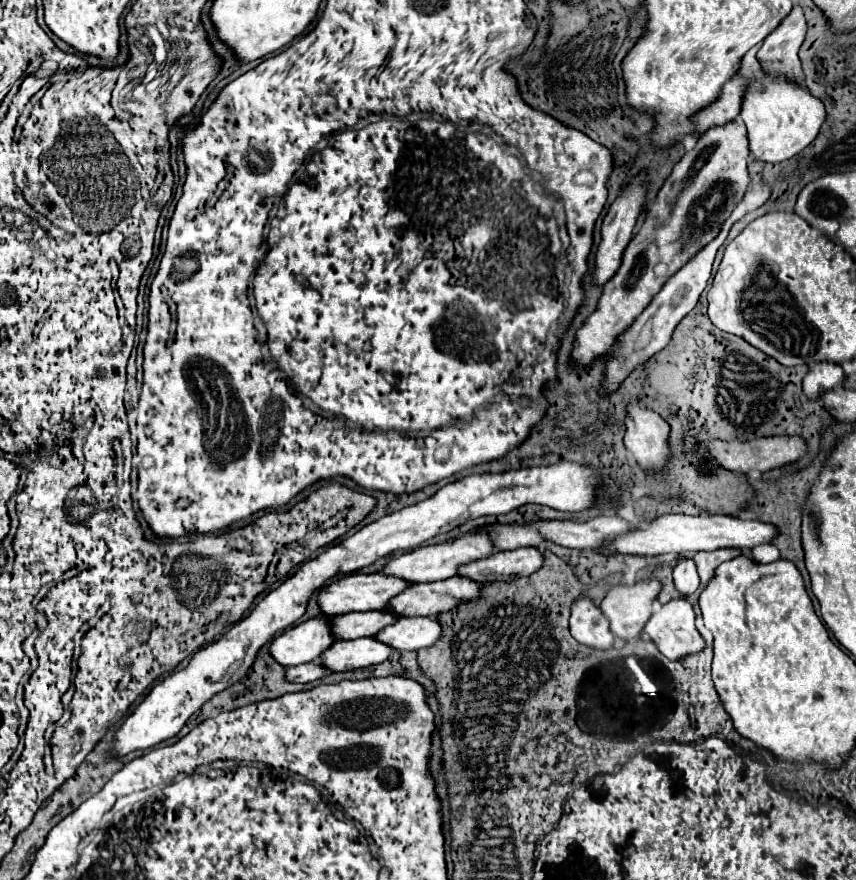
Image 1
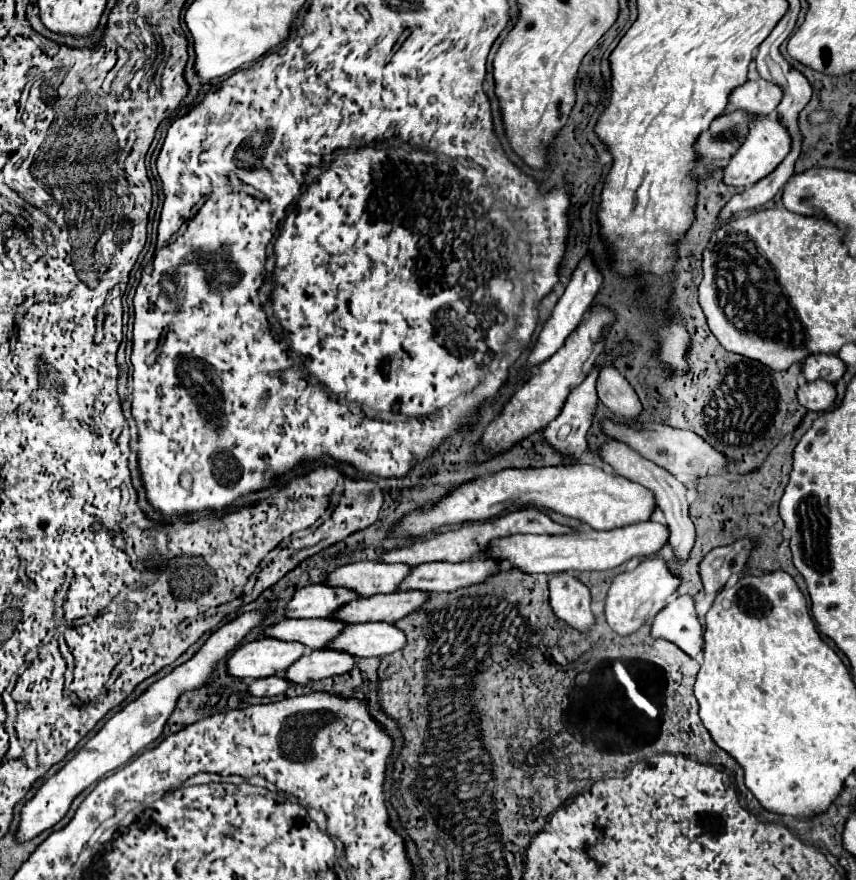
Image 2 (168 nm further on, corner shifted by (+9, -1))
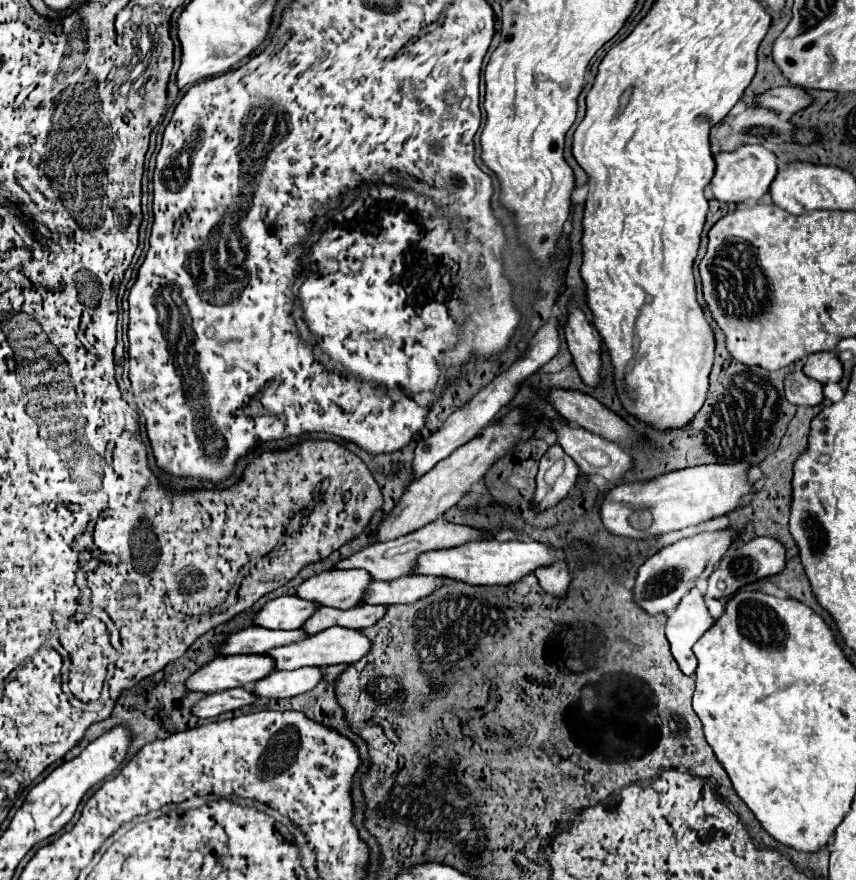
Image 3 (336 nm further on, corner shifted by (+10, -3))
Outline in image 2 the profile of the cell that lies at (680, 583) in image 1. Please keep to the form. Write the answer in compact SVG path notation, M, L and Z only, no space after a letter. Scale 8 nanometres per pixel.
M605 440L605 442L601 444L601 448L599 448L599 456L601 456L601 460L603 460L605 464L609 464L609 466L615 470L615 474L619 474L619 476L623 476L623 478L627 478L627 480L631 480L631 482L637 482L637 484L649 488L649 490L655 494L657 504L659 504L659 508L663 510L663 514L665 514L665 518L667 518L667 526L669 526L669 530L671 530L671 534L669 534L669 544L675 548L675 554L677 554L681 560L685 560L685 558L689 556L691 548L693 548L693 542L695 542L695 528L693 528L693 522L689 520L689 514L687 514L687 510L689 510L687 488L685 488L677 478L673 478L665 468L661 468L661 466L657 466L655 462L643 458L641 454L637 454L633 448L629 448L629 446L623 444L623 442Z

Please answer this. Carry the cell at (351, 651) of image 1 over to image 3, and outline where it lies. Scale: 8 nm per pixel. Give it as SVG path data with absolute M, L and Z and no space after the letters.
M304 666L298 670L276 670L260 680L254 688L258 696L264 698L290 698L312 690L322 680L320 666Z

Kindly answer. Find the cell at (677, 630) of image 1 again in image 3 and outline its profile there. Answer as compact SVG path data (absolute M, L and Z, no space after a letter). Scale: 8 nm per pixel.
M692 588L676 606L674 614L668 616L666 622L666 638L670 642L672 656L676 658L680 670L684 674L694 674L696 656L692 646L700 640L700 636L714 624L712 616L706 610L704 594L698 588Z

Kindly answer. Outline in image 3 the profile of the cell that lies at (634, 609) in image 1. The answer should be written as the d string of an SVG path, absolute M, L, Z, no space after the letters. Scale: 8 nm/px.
M718 530L718 532L698 532L690 538L682 538L666 548L662 548L660 552L656 552L654 556L650 556L636 574L636 582L632 588L634 594L634 602L646 612L646 614L670 614L678 602L682 600L682 596L686 592L690 592L700 580L706 580L712 570L714 564L726 554L726 550L730 548L734 540L734 532L732 530Z

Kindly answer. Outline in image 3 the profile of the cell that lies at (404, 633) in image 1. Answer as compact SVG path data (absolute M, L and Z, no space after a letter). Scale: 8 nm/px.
M332 626L318 634L312 634L310 640L302 640L302 644L288 644L286 648L274 648L270 652L274 660L278 660L278 670L296 670L302 666L330 666L330 664L354 664L372 650L372 640L364 636L360 630Z

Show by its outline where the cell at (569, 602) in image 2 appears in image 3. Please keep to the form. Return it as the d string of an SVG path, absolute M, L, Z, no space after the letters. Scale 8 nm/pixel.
M554 564L550 568L538 568L536 578L538 578L540 586L556 598L566 598L568 586L572 582L566 564Z

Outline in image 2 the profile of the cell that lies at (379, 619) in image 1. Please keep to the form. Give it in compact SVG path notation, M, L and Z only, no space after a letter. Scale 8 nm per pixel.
M313 618L313 620L281 620L263 630L263 636L281 638L285 642L301 642L309 650L323 648L345 628L343 622L331 618Z

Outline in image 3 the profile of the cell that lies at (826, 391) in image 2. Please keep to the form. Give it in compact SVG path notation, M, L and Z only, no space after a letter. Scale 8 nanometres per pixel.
M794 370L786 376L786 398L794 406L818 406L824 400L822 384L804 376L802 370Z

